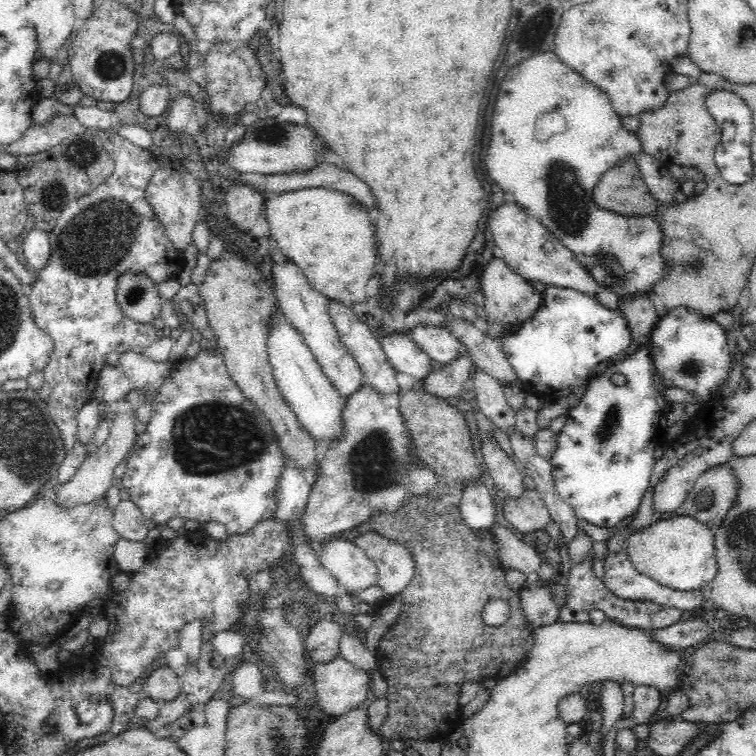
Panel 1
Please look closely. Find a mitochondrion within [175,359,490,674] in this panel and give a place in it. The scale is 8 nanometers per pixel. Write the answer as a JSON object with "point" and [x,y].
{"point":[371,466]}

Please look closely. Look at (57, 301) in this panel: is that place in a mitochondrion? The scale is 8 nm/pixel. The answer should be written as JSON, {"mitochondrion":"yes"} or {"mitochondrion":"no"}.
{"mitochondrion":"no"}

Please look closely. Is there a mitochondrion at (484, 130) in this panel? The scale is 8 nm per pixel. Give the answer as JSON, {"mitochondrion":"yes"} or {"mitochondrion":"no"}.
{"mitochondrion":"no"}

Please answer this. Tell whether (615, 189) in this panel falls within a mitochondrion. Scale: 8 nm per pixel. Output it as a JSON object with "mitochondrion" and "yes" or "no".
{"mitochondrion":"no"}

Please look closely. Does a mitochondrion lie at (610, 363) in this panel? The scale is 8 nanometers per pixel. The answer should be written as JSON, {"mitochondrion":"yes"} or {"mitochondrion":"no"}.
{"mitochondrion":"no"}

